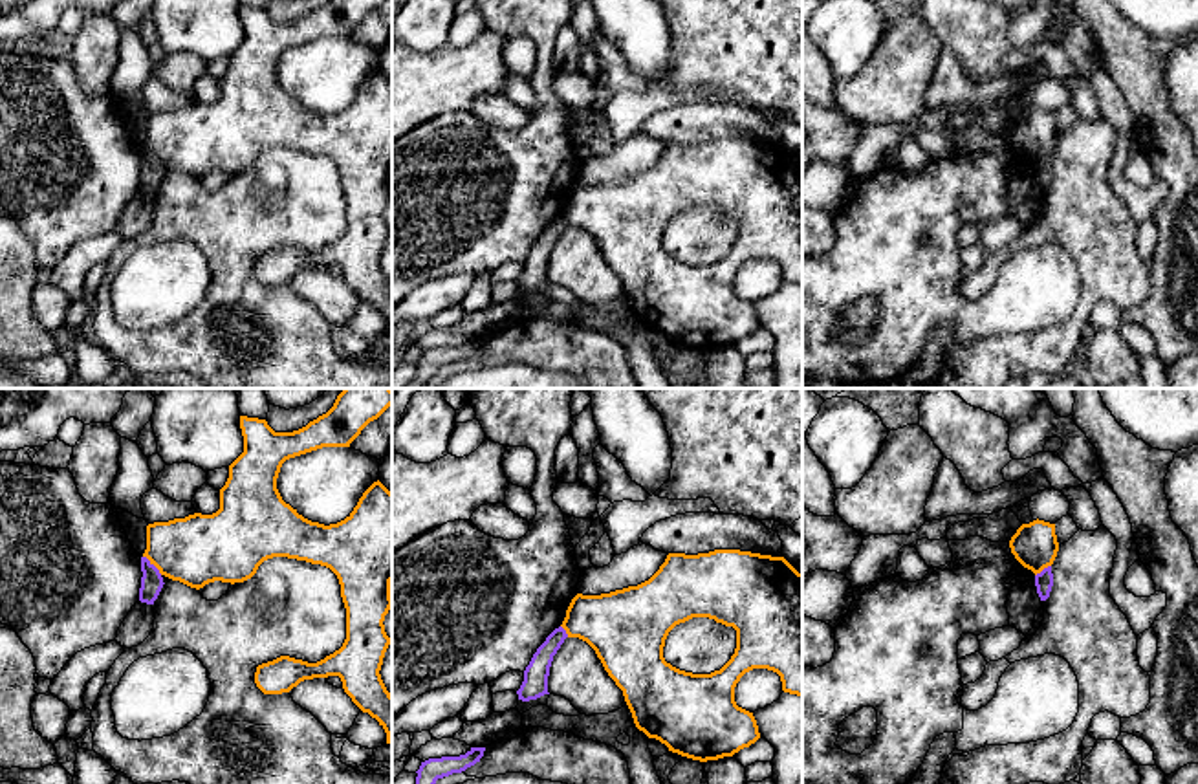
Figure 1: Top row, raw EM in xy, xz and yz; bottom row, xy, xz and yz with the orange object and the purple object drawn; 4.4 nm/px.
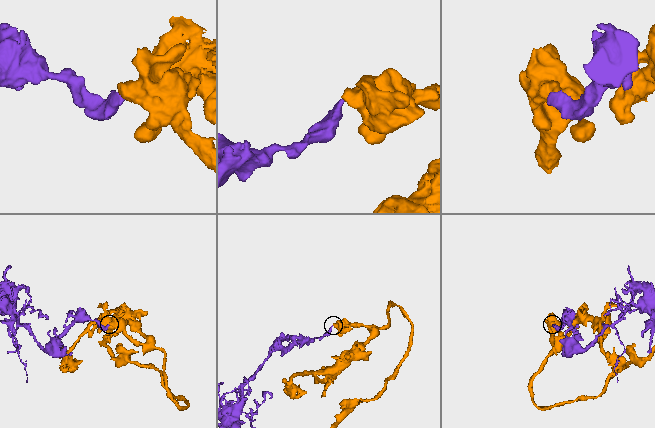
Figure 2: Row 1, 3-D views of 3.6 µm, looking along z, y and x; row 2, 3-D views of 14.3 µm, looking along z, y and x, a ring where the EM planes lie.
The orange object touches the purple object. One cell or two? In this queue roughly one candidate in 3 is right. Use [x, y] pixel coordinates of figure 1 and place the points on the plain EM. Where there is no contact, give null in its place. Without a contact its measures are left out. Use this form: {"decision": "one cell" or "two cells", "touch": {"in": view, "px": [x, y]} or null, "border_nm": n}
{"decision": "two cells", "touch": {"in": "xy", "px": [152, 152]}, "border_nm": 120}

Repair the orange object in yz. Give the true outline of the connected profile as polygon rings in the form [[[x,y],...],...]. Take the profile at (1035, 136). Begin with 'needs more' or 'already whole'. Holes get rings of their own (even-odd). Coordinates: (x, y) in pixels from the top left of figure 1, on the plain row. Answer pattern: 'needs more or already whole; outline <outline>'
already whole; outline [[[1039,108],[1022,114],[1011,126],[1009,137],[1024,158],[1031,159],[1035,165],[1040,163],[1053,154],[1059,141],[1055,114]]]

